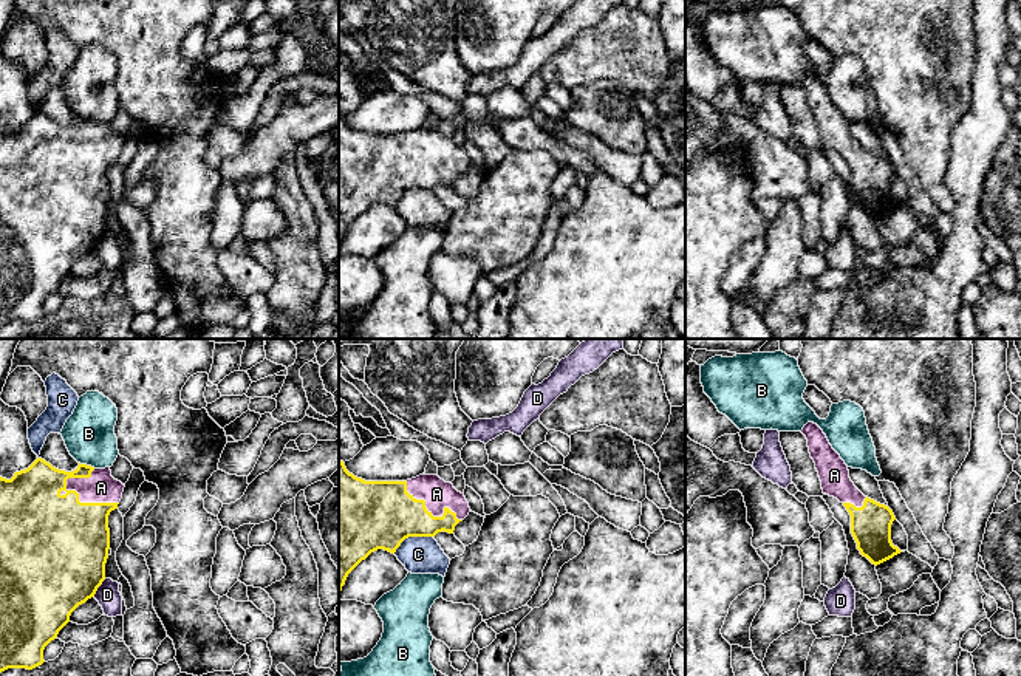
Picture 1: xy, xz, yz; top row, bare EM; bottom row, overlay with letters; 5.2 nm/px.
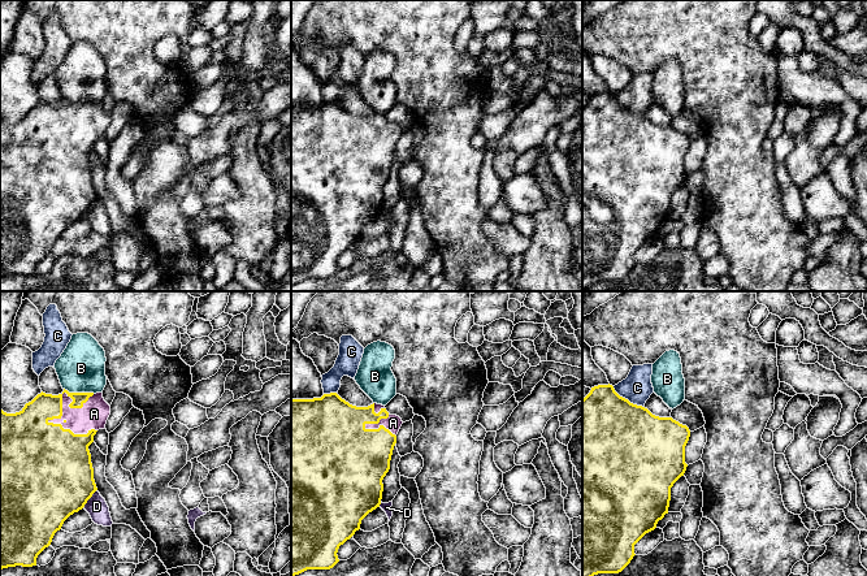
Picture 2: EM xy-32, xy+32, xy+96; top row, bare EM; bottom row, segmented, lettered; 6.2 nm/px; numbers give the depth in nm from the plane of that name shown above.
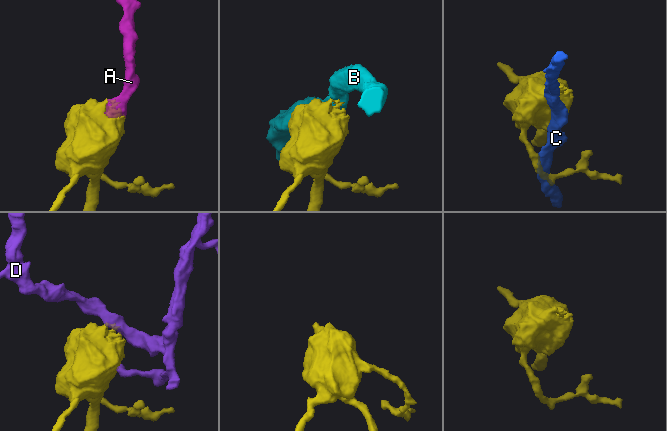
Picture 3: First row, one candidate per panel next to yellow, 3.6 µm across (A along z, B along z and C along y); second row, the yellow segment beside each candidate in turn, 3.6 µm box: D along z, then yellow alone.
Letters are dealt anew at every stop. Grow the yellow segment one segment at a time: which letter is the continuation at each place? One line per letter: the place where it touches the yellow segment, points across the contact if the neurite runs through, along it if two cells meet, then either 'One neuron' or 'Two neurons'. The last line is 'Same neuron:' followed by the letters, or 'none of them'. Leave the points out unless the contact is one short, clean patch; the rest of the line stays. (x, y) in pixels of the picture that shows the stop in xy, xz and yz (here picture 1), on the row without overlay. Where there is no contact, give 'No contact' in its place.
A: Touches yellow at xy (87, 157). One neuron
B: Touches yellow at xy (85, 118). Boundary: xy (79, 115), (95, 121). Two neurons
C: Touches yellow at xz (412, 189). Two neurons
D: Touches yellow at xy (98, 240). Boundary: xy (105, 232), (93, 249). Two neurons
Same neuron: A

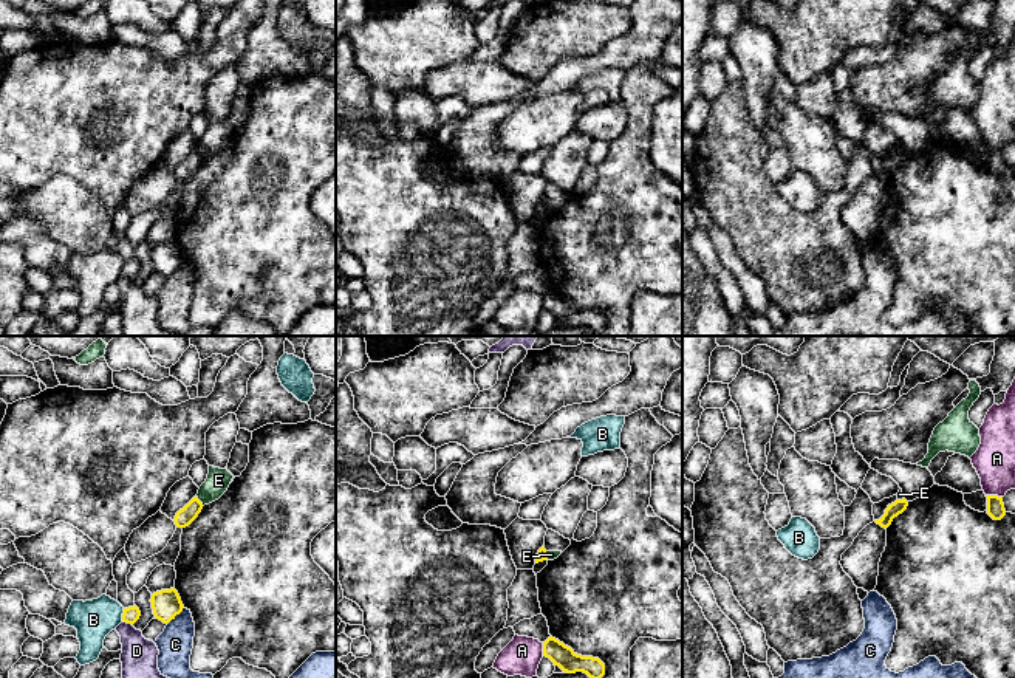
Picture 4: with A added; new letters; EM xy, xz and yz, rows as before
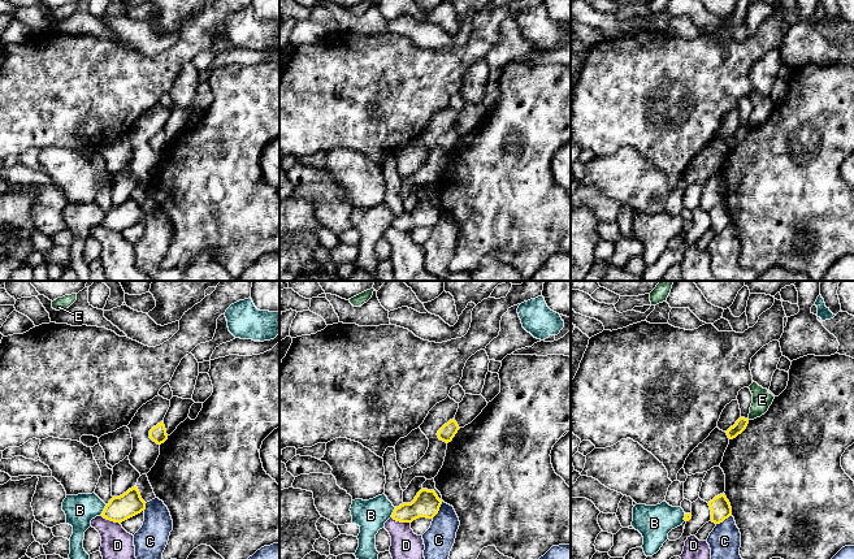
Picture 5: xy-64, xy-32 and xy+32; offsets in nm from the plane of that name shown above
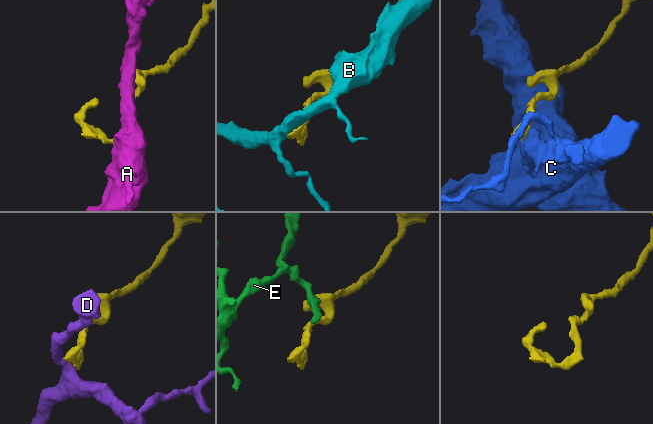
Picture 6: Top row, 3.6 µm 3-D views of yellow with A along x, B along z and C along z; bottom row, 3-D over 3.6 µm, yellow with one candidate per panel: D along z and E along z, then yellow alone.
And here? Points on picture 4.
A: Touches yellow at yz (994, 149). Two neurons
B: Touches yellow at xy (123, 268). Two neurons
C: Touches yellow at xy (175, 268). Boundary: xy (183, 260), (167, 277). Two neurons
D: Touches yellow at xy (127, 276). Two neurons
E: Touches yellow at xy (198, 154). Boundary: xy (197, 149), (203, 158). Two neurons
Same neuron: none of them

